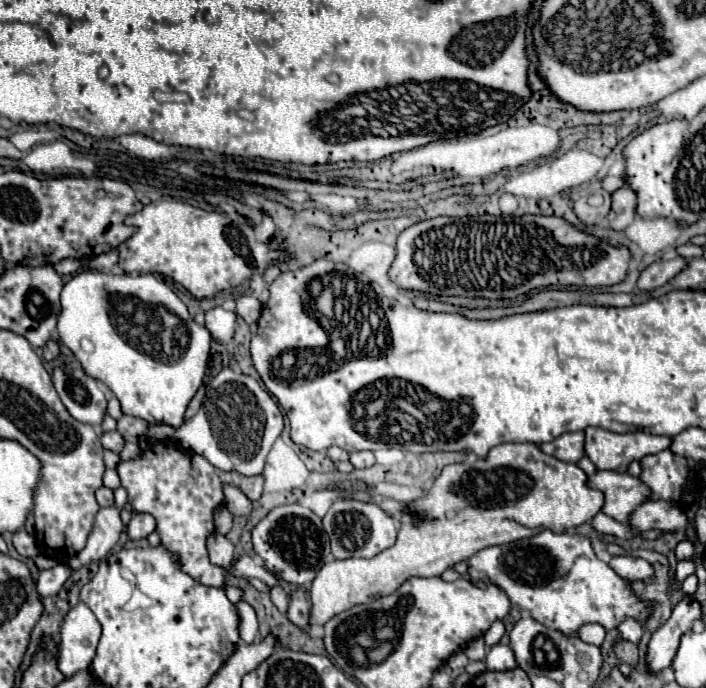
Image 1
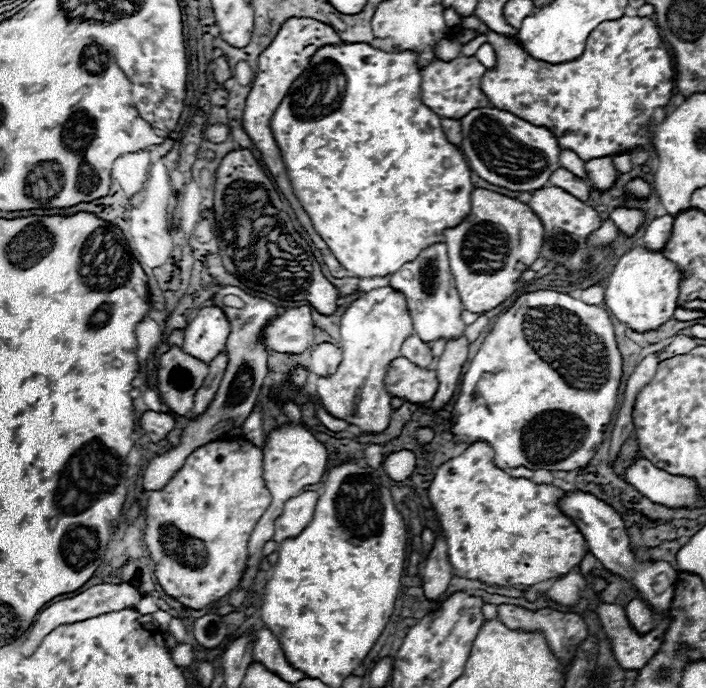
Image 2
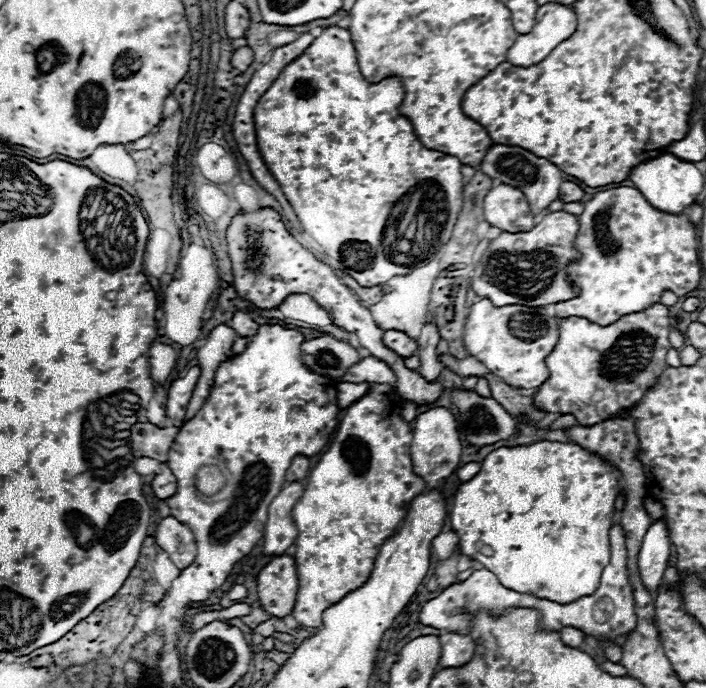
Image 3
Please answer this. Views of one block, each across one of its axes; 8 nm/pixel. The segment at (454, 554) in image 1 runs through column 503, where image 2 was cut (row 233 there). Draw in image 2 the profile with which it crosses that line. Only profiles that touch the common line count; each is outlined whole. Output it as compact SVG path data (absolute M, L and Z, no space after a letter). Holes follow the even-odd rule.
M476 188L472 192L470 216L466 216L456 228L448 228L444 238L448 246L450 270L464 308L484 314L518 290L522 272L526 272L540 256L544 226L540 218L528 208L528 204L484 188Z

